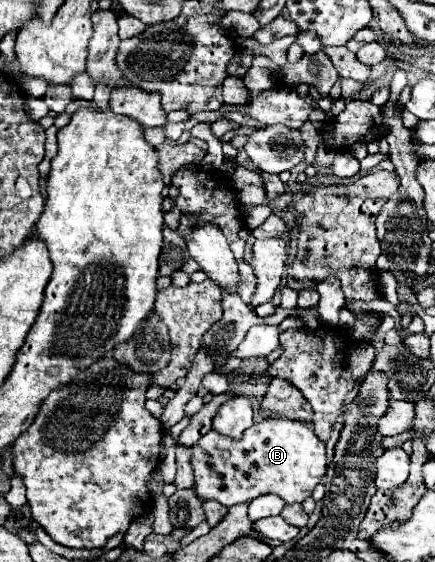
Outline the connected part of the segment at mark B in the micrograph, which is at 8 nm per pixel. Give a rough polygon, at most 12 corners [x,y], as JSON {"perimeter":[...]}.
{"perimeter":[[266,418],[192,446],[194,488],[224,506],[304,502],[326,474],[312,426]]}

